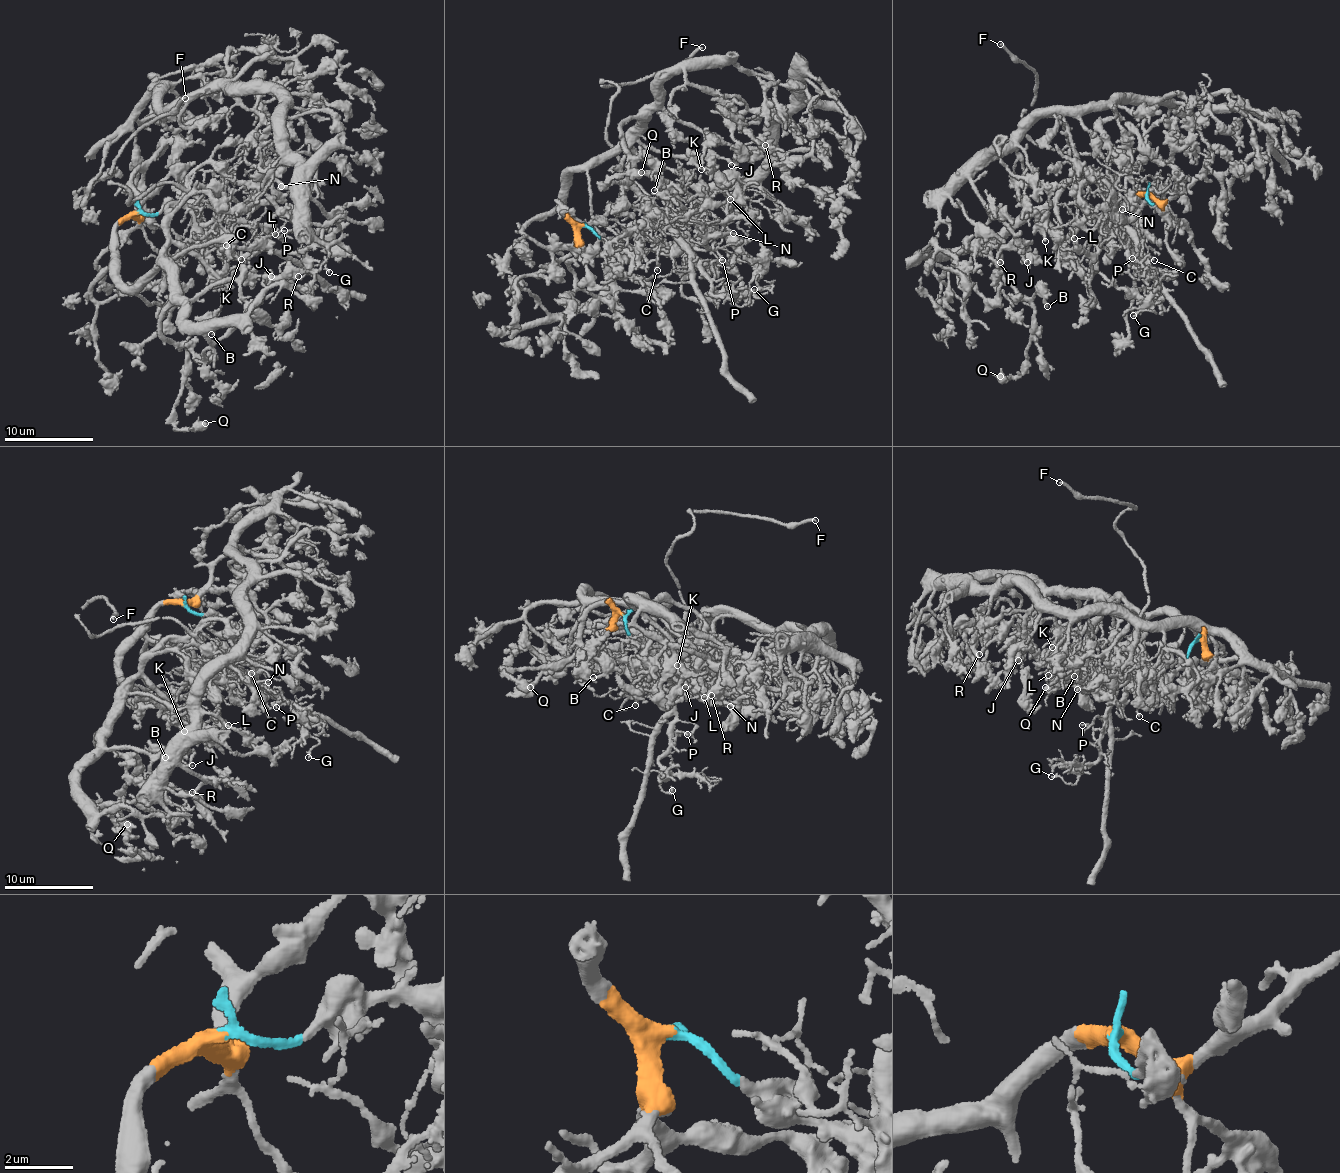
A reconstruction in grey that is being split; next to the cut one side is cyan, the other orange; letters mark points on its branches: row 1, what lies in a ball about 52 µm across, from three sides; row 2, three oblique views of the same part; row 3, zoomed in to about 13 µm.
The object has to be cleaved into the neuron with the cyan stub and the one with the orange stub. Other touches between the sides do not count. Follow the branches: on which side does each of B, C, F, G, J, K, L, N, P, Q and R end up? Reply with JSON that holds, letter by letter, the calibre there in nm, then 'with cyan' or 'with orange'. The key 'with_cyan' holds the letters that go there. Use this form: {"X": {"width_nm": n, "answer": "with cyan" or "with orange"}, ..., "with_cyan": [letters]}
{"B": {"width_nm": 200, "answer": "with orange"}, "C": {"width_nm": 190, "answer": "with cyan"}, "F": {"width_nm": 180, "answer": "with cyan"}, "G": {"width_nm": 150, "answer": "with cyan"}, "J": {"width_nm": 240, "answer": "with orange"}, "K": {"width_nm": 200, "answer": "with orange"}, "L": {"width_nm": 130, "answer": "with cyan"}, "N": {"width_nm": 180, "answer": "with cyan"}, "P": {"width_nm": 180, "answer": "with cyan"}, "Q": {"width_nm": 480, "answer": "with orange"}, "R": {"width_nm": 150, "answer": "with orange"}, "with_cyan": ["C", "F", "G", "L", "N", "P"]}

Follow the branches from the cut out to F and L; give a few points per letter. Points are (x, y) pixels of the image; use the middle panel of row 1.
F: (582, 226), (610, 241), (612, 225), (621, 240), (668, 217), (608, 139), (618, 87), (602, 85), (701, 47)
L: (582, 226), (610, 241), (612, 225), (627, 239), (661, 217), (689, 217), (718, 192), (731, 200)

